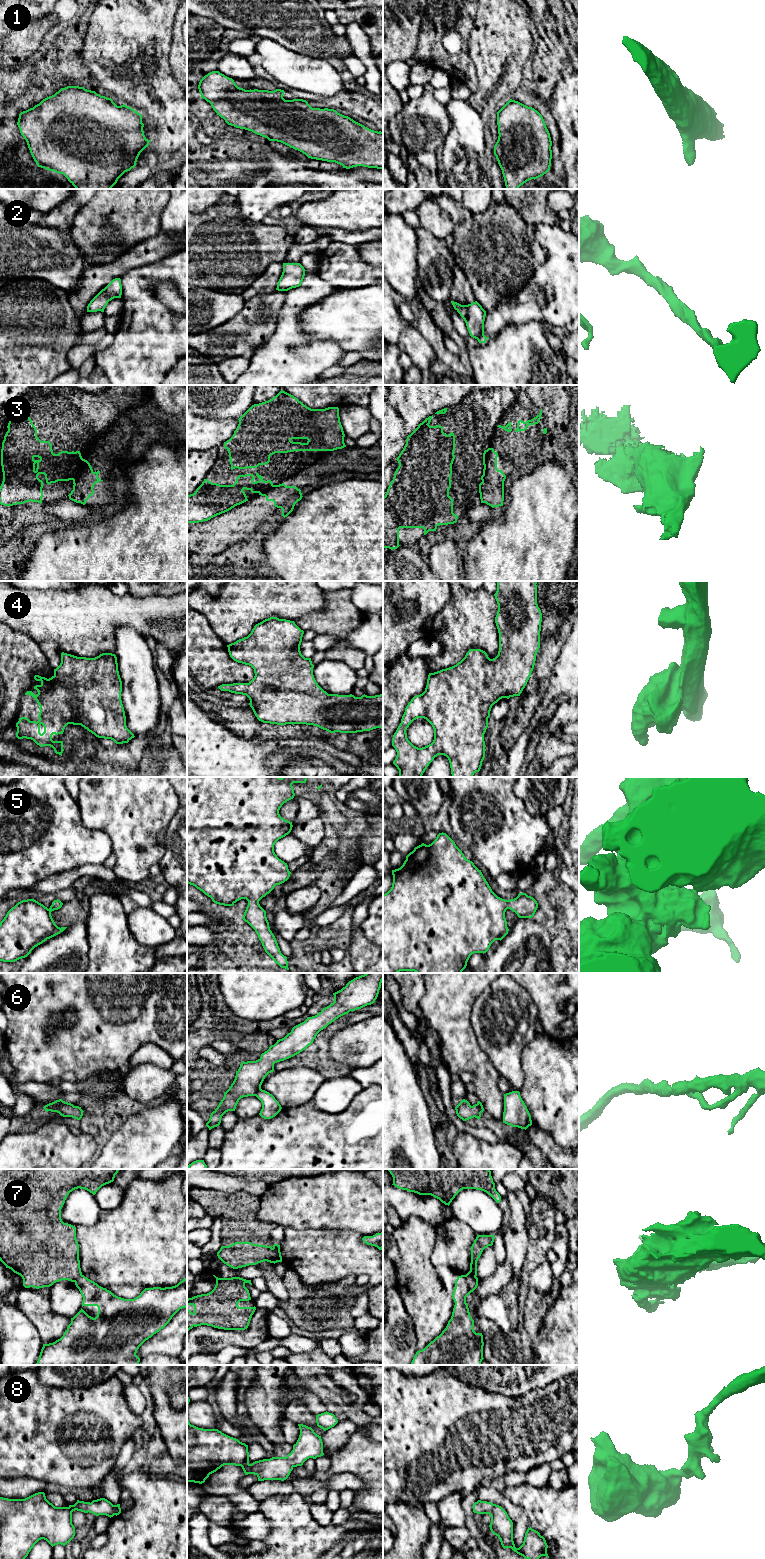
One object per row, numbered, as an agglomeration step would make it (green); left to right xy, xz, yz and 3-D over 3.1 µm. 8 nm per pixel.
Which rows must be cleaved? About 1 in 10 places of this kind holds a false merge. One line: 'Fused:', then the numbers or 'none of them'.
Fused: 3, 7

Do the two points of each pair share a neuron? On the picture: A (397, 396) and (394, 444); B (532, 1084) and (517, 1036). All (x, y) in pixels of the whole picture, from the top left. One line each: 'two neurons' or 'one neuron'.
A: two neurons
B: two neurons

